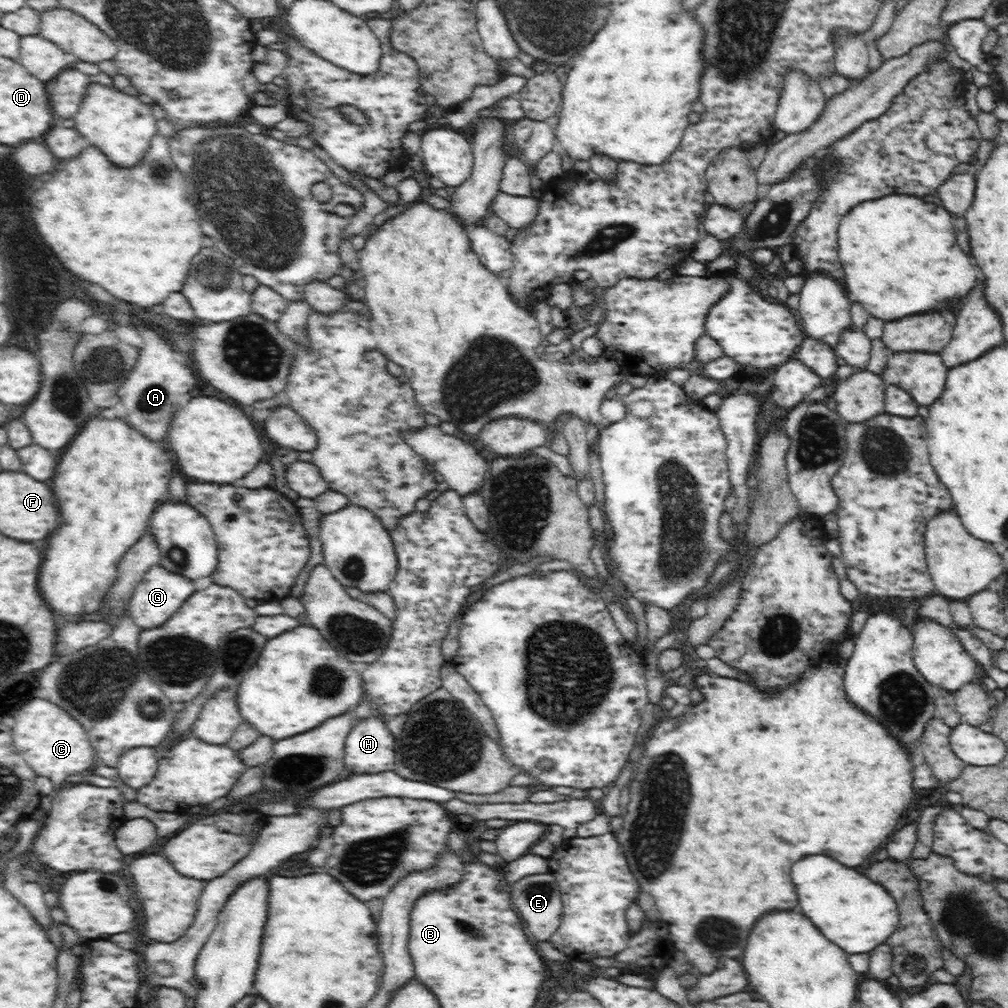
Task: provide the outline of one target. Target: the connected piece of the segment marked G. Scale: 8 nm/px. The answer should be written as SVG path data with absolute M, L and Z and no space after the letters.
M160 563L144 575L144 578L134 592L131 599L130 617L141 630L150 630L152 627L159 627L160 624L166 623L168 619L196 593L196 584L192 579L180 573L165 569Z

